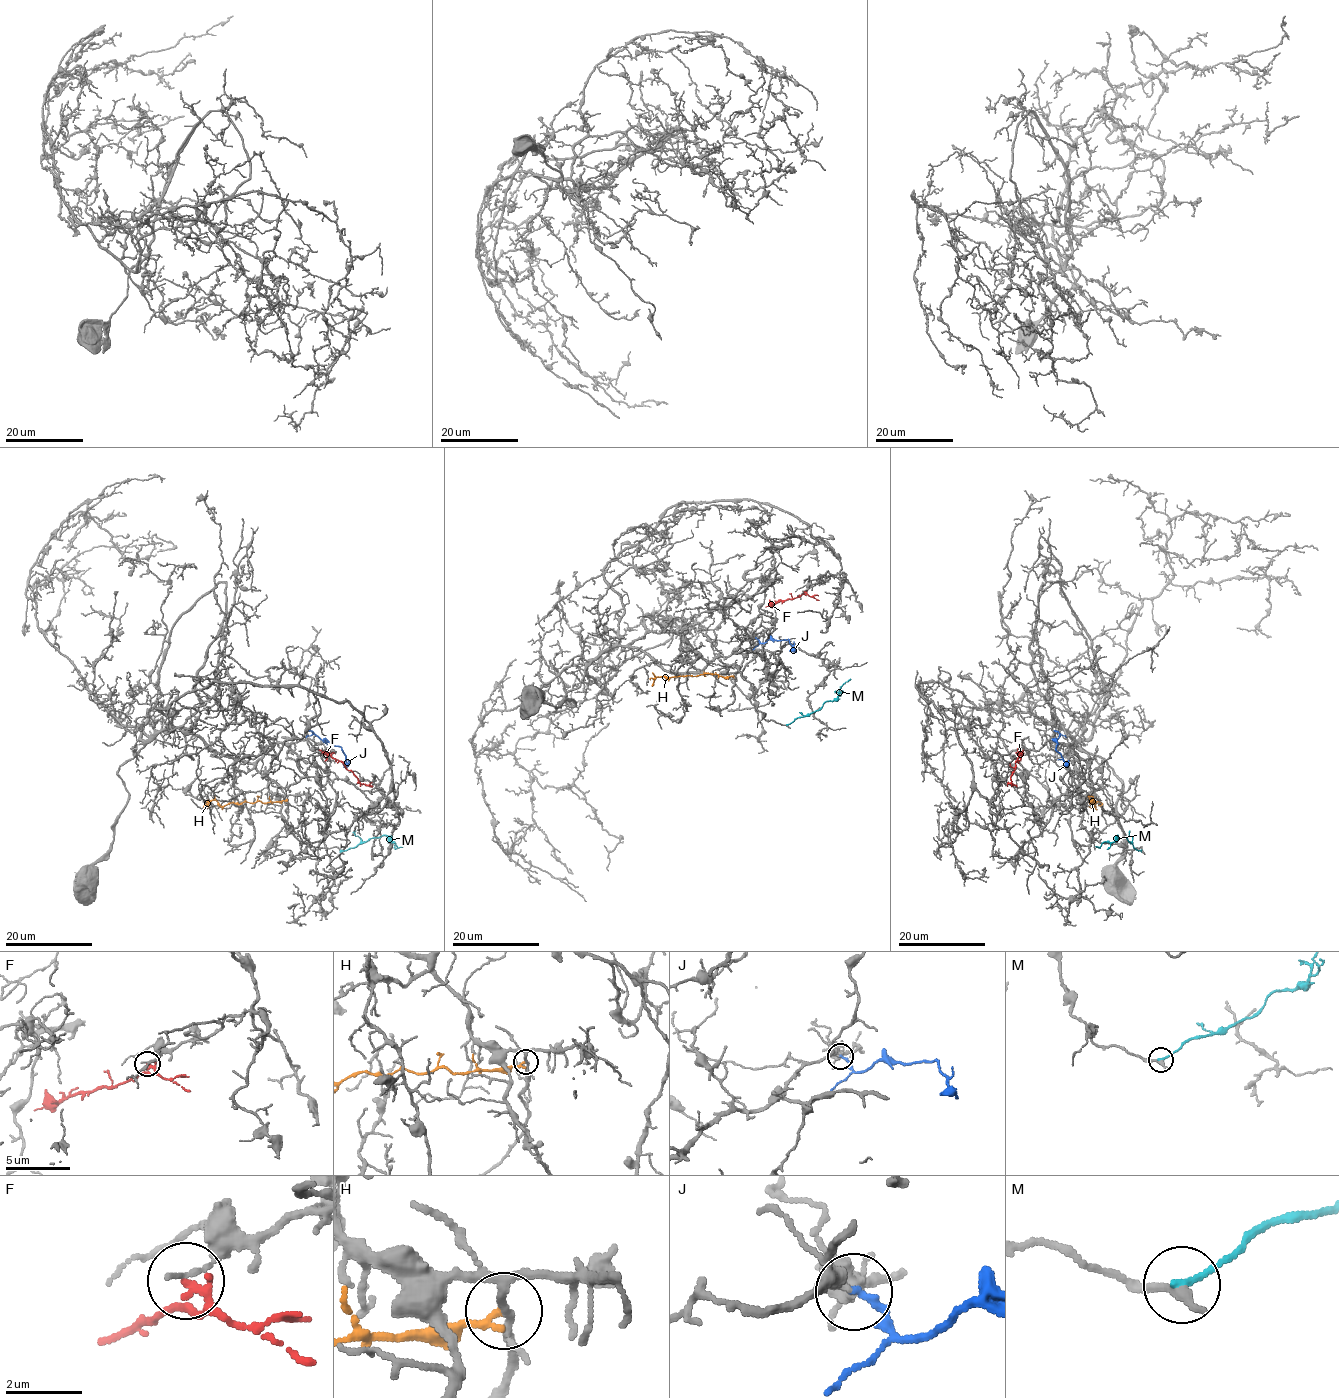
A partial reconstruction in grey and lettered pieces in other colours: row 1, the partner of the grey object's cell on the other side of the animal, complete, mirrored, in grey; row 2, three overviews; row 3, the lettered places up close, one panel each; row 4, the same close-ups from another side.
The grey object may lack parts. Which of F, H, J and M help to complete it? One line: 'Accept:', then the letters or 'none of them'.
Accept: J

